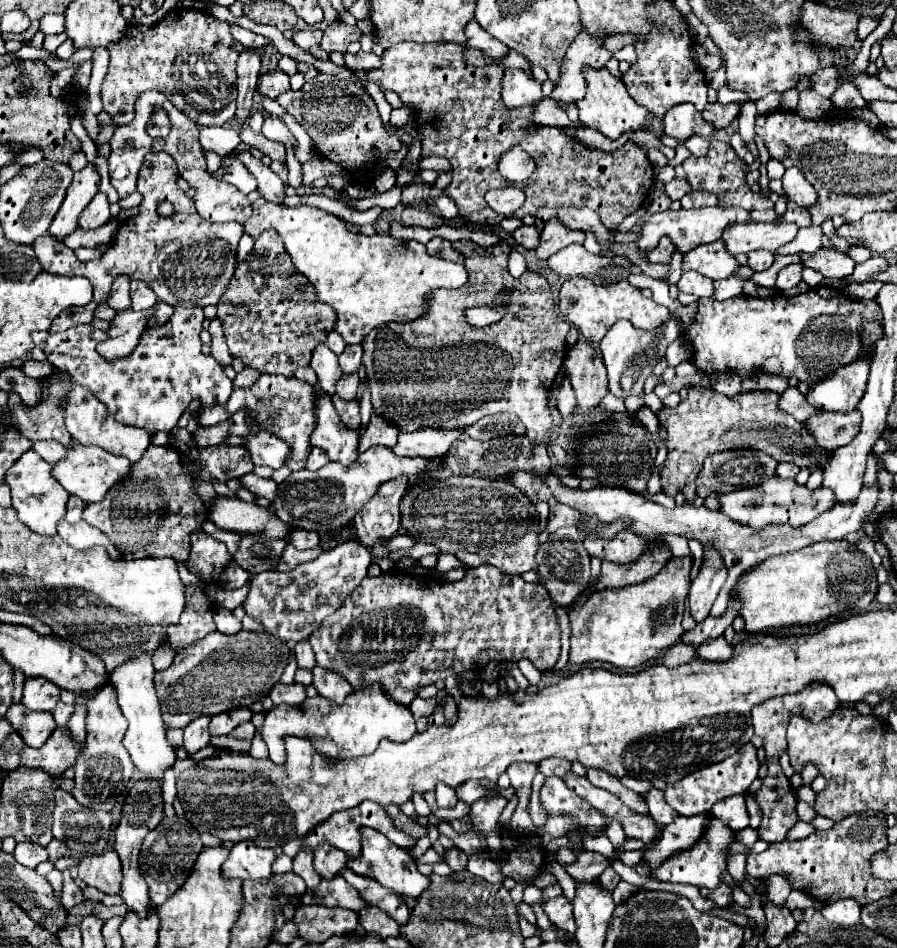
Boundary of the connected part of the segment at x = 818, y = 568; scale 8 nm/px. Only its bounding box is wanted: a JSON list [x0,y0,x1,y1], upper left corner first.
[731,541,877,633]

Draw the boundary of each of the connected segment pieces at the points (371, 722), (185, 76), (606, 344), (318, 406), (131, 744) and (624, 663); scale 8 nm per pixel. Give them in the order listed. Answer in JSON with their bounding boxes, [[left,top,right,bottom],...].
[[261,683,415,763],[101,7,243,125],[599,313,681,397],[311,389,359,465],[109,653,175,781],[569,555,691,669]]

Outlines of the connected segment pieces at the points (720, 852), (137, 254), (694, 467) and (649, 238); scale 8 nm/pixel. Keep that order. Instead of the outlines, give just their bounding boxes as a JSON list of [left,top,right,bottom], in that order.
[[651,817,735,889],[33,153,243,333],[657,389,833,495],[637,207,749,253]]

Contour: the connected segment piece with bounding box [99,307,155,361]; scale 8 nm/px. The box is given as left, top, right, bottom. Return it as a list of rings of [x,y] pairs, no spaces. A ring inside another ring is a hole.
[[[155,307],[147,311],[127,309],[123,313],[117,313],[115,319],[111,321],[113,325],[109,329],[109,341],[99,345],[99,353],[109,361],[127,357],[135,349],[143,329],[147,329],[147,323],[153,315],[155,315]]]

